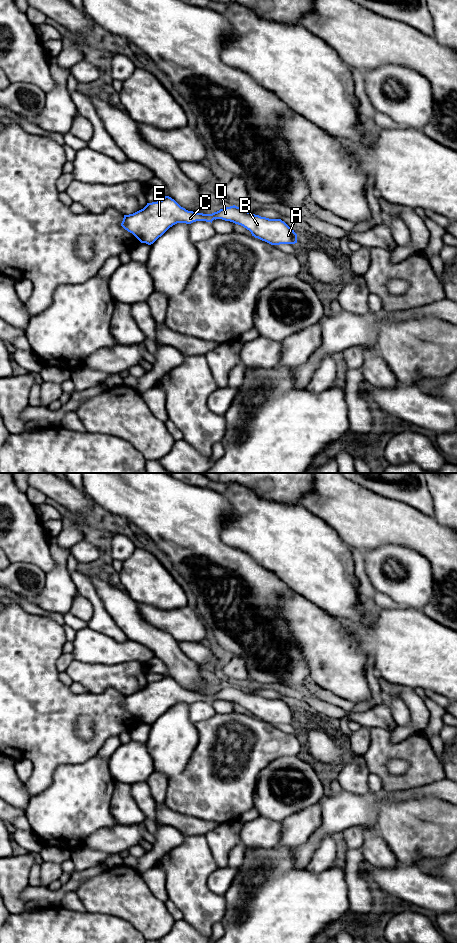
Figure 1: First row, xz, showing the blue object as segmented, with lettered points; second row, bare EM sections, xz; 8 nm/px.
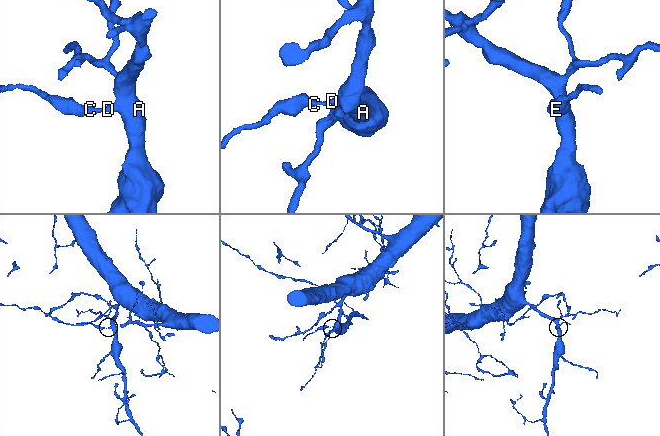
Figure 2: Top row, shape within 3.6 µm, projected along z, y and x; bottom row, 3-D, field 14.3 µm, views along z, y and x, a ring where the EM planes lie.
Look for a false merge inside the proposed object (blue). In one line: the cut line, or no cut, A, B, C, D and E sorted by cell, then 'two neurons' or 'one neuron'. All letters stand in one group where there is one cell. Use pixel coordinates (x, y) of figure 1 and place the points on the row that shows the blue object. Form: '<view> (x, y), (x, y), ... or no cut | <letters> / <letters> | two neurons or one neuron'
no cut | A B C D E | one neuron

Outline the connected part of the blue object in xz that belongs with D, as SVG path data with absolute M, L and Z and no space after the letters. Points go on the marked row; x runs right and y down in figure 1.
M169 196L157 202L147 203L143 209L133 214L124 215L121 226L141 243L151 245L177 223L212 223L214 219L241 225L249 230L252 236L271 245L297 243L297 234L281 219L261 217L235 205L212 214L196 213L181 207Z

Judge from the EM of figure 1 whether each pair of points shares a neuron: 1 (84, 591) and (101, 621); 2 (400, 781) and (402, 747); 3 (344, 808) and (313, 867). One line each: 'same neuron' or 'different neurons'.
1: same neuron
2: same neuron
3: different neurons

